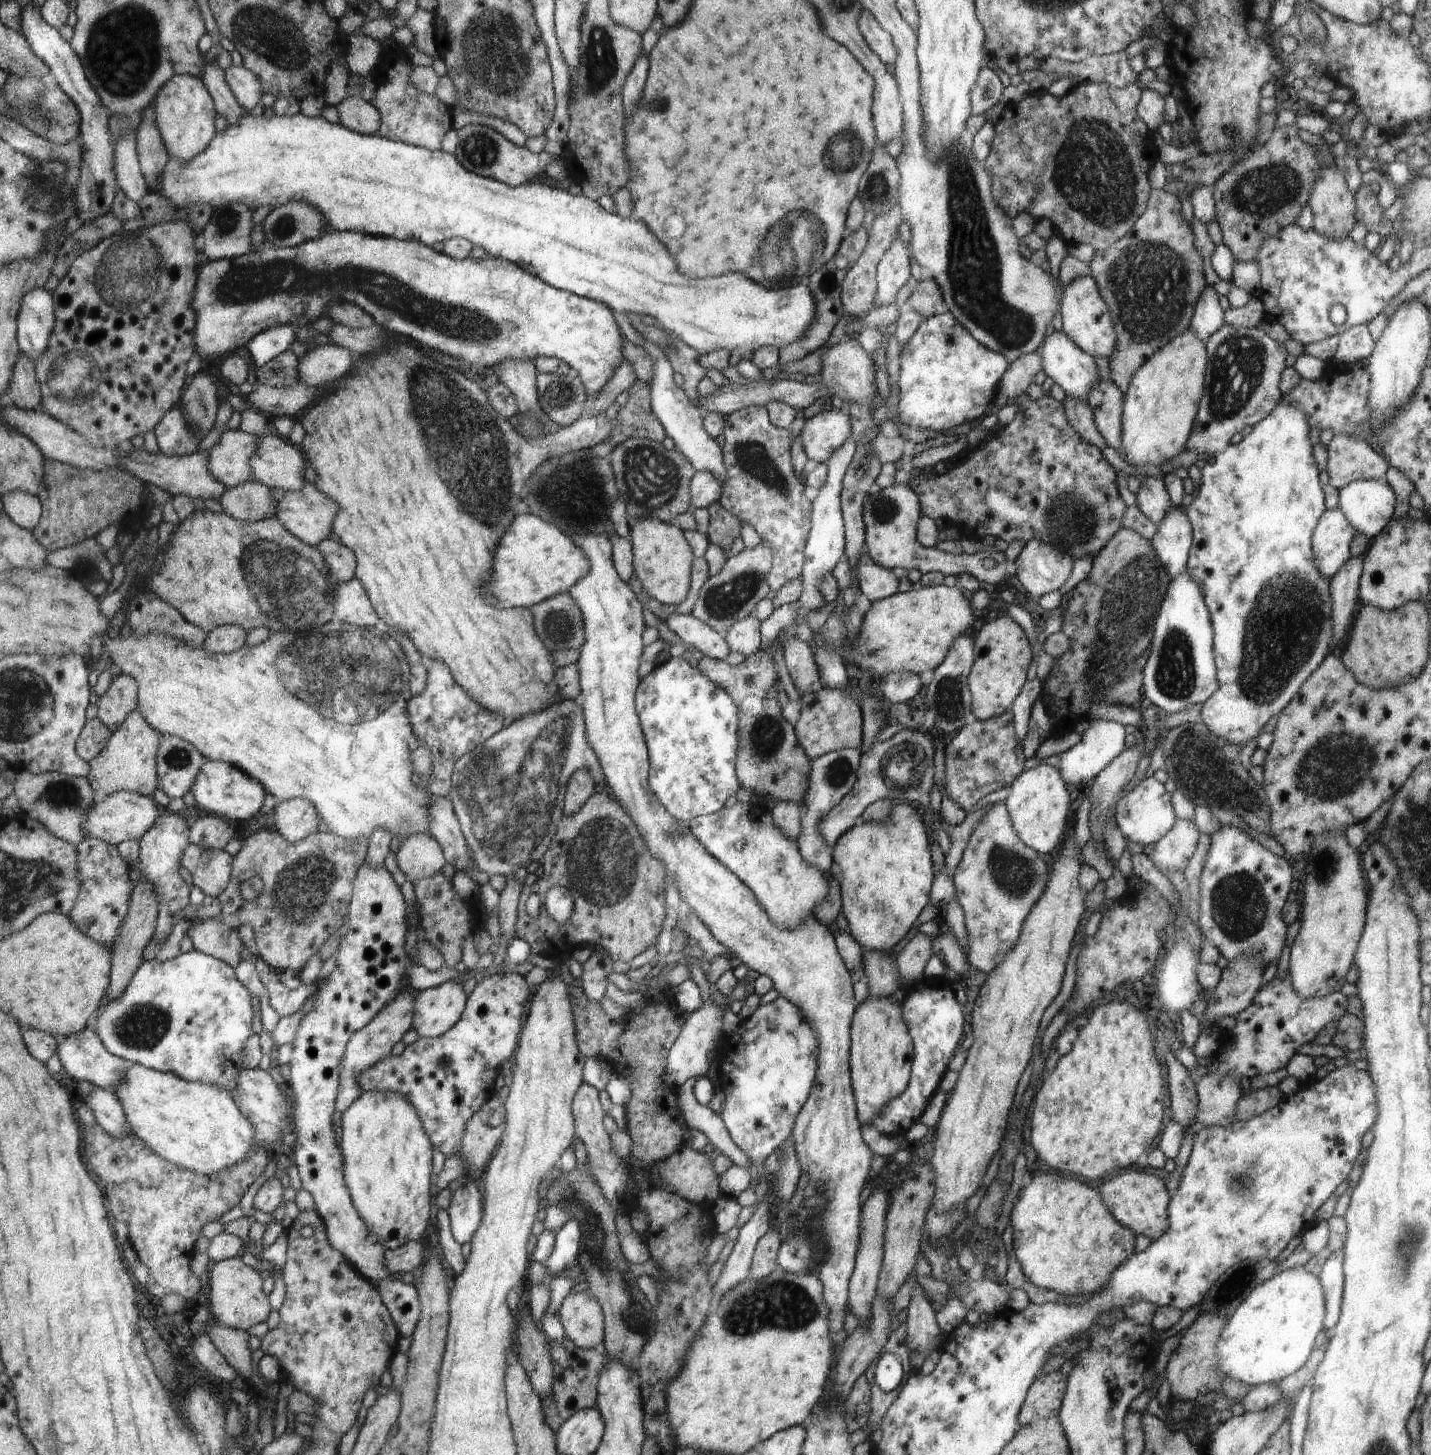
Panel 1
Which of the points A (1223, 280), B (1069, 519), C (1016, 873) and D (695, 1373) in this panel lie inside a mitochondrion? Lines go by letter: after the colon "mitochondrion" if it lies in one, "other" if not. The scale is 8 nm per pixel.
A: other
B: mitochondrion
C: mitochondrion
D: other

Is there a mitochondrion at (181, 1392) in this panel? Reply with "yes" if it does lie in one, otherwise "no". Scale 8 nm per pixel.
no

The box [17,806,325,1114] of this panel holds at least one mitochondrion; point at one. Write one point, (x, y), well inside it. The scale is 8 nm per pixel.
(142, 1025)

